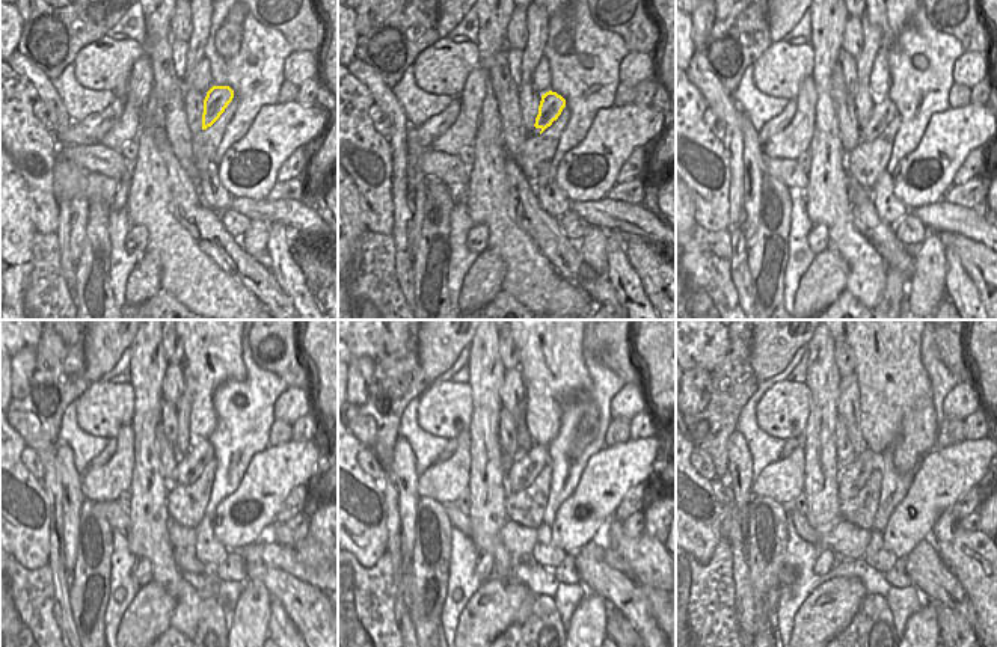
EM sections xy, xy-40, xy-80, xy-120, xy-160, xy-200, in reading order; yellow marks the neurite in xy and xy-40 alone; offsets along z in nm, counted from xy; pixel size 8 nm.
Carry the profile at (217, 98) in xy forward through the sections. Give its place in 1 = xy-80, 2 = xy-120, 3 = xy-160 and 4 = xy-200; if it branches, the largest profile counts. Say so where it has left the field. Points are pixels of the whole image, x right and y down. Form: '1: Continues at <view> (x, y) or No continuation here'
1: Continues at xy-80 (884, 112)
2: Continues at xy-120 (202, 451)
3: Continues at xy-160 (537, 454)
4: Continues at xy-200 (868, 457)

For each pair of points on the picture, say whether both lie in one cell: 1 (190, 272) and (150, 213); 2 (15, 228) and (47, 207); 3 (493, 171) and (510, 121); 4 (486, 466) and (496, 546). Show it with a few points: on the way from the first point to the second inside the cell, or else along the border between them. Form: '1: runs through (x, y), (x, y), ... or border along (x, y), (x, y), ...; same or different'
1: runs through (180, 257), (166, 239), (163, 228); same
2: border along (24, 181), (33, 201), (33, 228), (38, 233); different
3: border along (496, 106), (503, 144), (510, 156); different
4: runs through (487, 486), (487, 527); same

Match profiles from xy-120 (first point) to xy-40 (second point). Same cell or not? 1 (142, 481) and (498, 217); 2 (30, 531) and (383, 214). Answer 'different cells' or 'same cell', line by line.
1: same cell
2: same cell

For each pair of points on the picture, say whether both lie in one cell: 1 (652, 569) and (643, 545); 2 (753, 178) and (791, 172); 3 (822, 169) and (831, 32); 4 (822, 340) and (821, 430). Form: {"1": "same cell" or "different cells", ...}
{"1": "same cell", "2": "different cells", "3": "same cell", "4": "same cell"}

